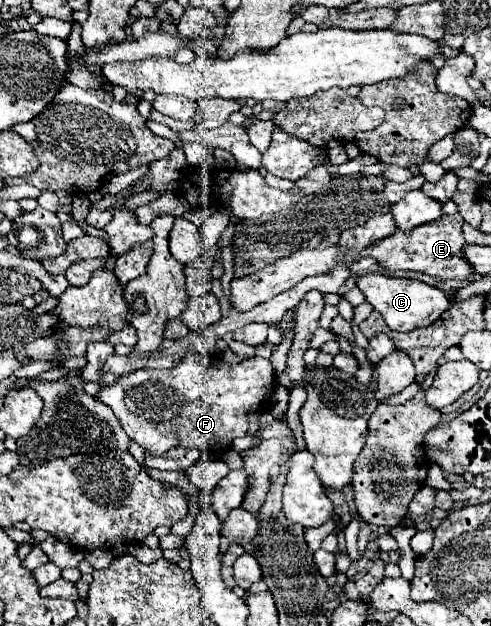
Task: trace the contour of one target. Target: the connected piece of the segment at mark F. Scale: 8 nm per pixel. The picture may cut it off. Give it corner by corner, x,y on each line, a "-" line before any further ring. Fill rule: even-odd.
186,354
182,362
170,370
136,370
116,378
116,382
110,386
104,384
98,392
98,400
114,410
124,432
130,436
130,440
138,442
148,456
162,456
166,454
166,450
178,446
224,452
228,450
234,438
242,438
248,434
250,410
264,404
274,384
276,384
276,374
270,360
254,356
230,364
218,356

